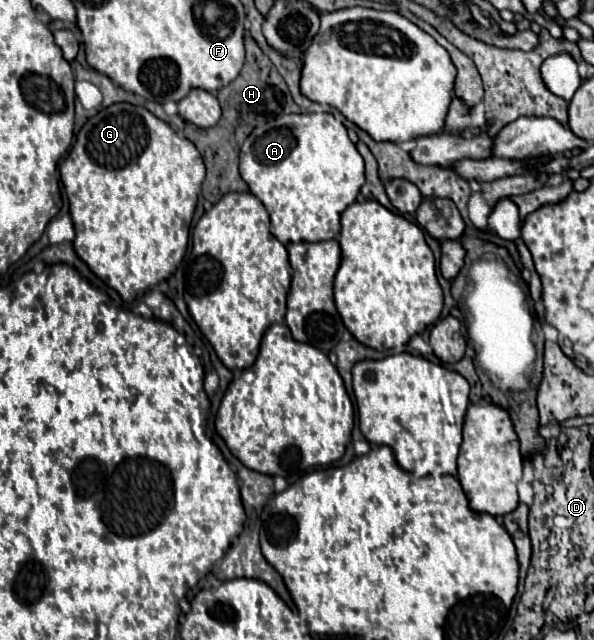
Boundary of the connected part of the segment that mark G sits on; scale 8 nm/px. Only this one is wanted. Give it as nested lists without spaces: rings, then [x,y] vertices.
[[[115,103],[107,109],[101,109],[97,115],[93,115],[83,127],[81,131],[77,133],[77,141],[75,145],[71,147],[69,155],[63,159],[63,163],[59,165],[59,173],[61,173],[61,181],[63,181],[63,187],[65,187],[65,193],[67,193],[67,199],[69,199],[69,211],[71,211],[71,219],[73,219],[73,225],[75,225],[75,241],[73,241],[73,247],[77,251],[77,255],[89,265],[89,269],[99,277],[103,279],[111,289],[115,289],[121,299],[125,303],[131,303],[135,297],[139,297],[141,293],[145,293],[147,289],[155,287],[159,281],[165,281],[169,279],[175,269],[177,269],[179,263],[183,261],[185,257],[185,251],[187,251],[187,243],[189,243],[189,227],[191,227],[191,219],[193,219],[193,211],[195,211],[195,205],[197,205],[197,197],[199,197],[199,189],[201,189],[201,183],[203,183],[203,177],[205,177],[205,165],[203,165],[203,159],[199,155],[199,151],[195,149],[195,145],[191,141],[187,141],[185,137],[179,137],[165,121],[157,119],[153,113],[149,113],[147,109],[143,107],[135,107],[135,105],[129,105],[129,103]]]

